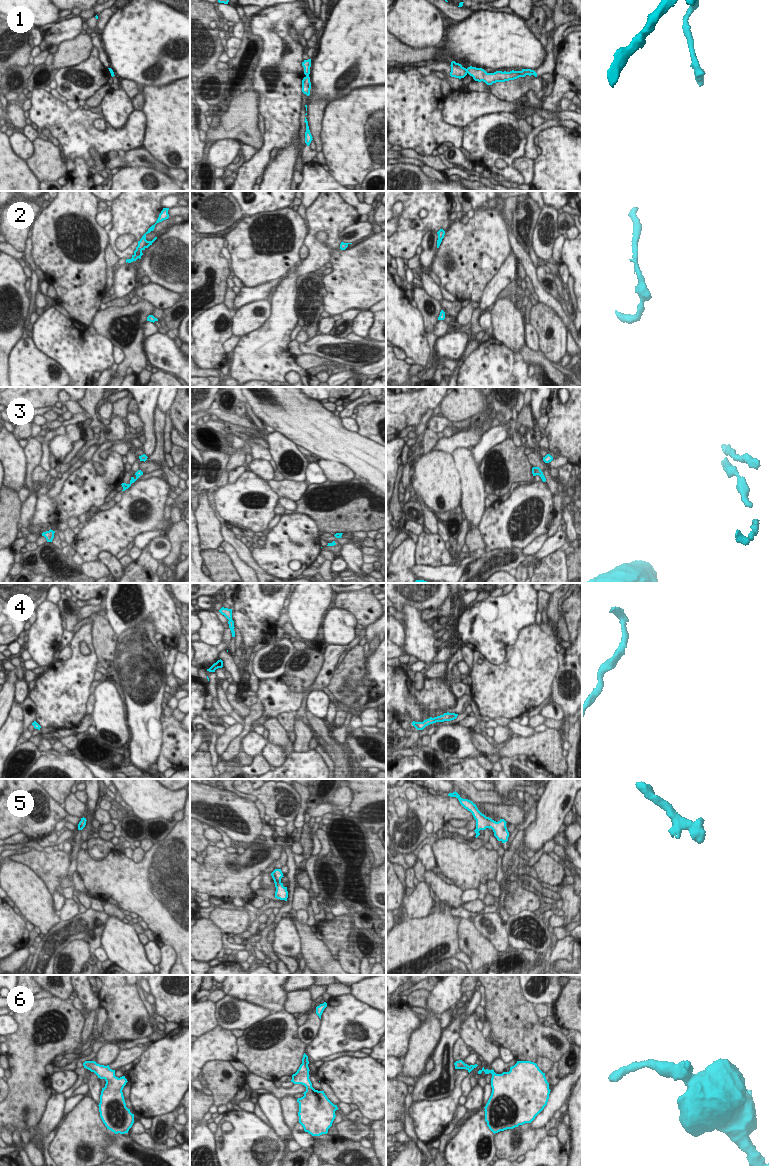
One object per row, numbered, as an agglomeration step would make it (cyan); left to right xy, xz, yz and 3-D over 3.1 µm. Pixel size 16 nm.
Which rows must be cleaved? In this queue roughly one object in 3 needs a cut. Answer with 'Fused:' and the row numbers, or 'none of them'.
Fused: 1

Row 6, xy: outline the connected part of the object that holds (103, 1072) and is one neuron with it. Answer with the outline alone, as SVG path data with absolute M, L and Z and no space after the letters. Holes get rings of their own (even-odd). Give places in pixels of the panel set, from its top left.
M85 1061L83 1066L106 1081L98 1106L100 1117L107 1129L115 1134L128 1133L134 1123L134 1114L126 1107L122 1092L128 1082L125 1076L116 1077L115 1070L112 1070L109 1065L100 1065L95 1061Z

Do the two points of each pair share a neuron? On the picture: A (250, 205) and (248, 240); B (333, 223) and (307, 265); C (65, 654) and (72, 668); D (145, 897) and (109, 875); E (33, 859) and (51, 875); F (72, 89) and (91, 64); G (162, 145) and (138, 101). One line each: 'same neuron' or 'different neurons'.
A: different neurons
B: same neuron
C: different neurons
D: same neuron
E: same neuron
F: same neuron
G: different neurons

